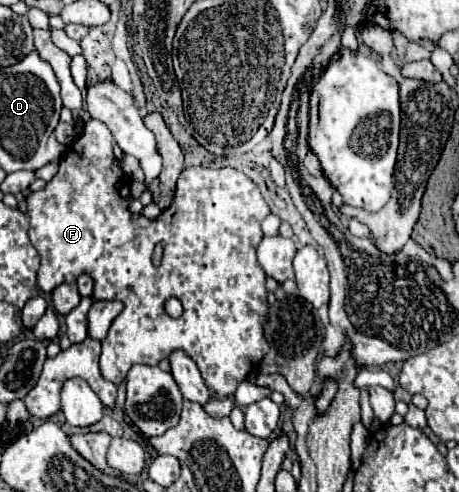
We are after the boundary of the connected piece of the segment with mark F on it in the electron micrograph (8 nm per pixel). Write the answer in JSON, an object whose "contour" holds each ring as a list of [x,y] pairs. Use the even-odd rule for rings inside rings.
{"contour":[[[89,119],[85,125],[83,125],[83,131],[81,135],[69,145],[69,151],[65,153],[65,157],[61,159],[59,163],[59,171],[57,175],[47,181],[47,185],[41,189],[41,191],[35,191],[35,193],[29,193],[29,197],[26,197],[27,215],[31,219],[31,227],[29,227],[28,235],[31,237],[31,243],[33,247],[37,249],[37,253],[41,255],[41,267],[37,271],[37,285],[41,289],[55,289],[59,283],[71,283],[73,279],[77,279],[79,275],[87,273],[93,281],[95,281],[95,287],[93,287],[93,301],[121,301],[125,305],[125,309],[117,315],[117,319],[112,322],[108,334],[103,341],[101,341],[101,373],[107,381],[111,381],[113,385],[121,385],[123,379],[125,379],[125,373],[131,369],[131,365],[135,363],[143,363],[143,365],[159,365],[161,359],[167,359],[173,351],[183,351],[185,355],[189,355],[201,375],[203,375],[203,381],[209,389],[213,389],[219,397],[229,397],[235,393],[237,385],[241,381],[245,381],[245,377],[259,365],[261,357],[269,351],[269,343],[265,341],[265,335],[263,335],[263,327],[265,327],[265,321],[269,321],[269,303],[267,303],[267,289],[265,289],[265,273],[255,257],[255,249],[257,245],[261,243],[263,239],[263,231],[261,231],[261,221],[269,215],[269,207],[259,191],[259,187],[241,171],[233,169],[233,167],[221,167],[221,173],[217,173],[217,169],[209,169],[209,167],[187,167],[183,169],[183,173],[179,175],[177,179],[177,189],[175,189],[175,195],[173,195],[173,201],[171,205],[155,219],[133,219],[131,217],[131,211],[129,211],[129,203],[131,203],[131,193],[129,193],[129,185],[131,185],[131,179],[121,171],[121,163],[119,159],[113,155],[113,135],[109,131],[109,127],[97,119]],[[159,241],[165,241],[165,251],[163,251],[163,261],[159,267],[153,265],[151,261],[151,255],[153,255],[153,249]],[[169,297],[177,297],[181,303],[183,303],[183,315],[179,319],[173,319],[169,317],[161,303],[167,301]]]}

